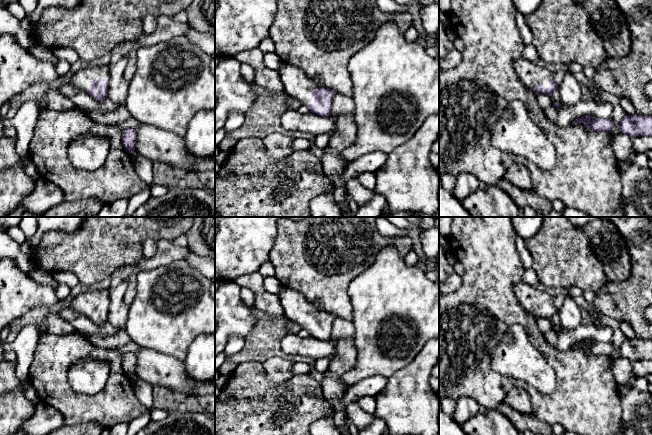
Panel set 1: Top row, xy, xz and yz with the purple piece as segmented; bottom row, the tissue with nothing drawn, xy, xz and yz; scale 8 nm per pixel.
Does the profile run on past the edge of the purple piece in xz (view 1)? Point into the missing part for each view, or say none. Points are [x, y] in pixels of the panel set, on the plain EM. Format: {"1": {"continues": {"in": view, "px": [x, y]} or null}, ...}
{"1": {"continues": {"in": "xz", "px": [297, 308]}}}

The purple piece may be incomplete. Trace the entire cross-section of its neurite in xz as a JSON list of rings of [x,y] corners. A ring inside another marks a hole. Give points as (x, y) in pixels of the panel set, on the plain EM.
[[[282,287],[277,296],[284,315],[290,321],[300,324],[314,338],[324,341],[331,339],[332,323],[335,319],[333,314],[319,310],[314,303],[293,288]]]

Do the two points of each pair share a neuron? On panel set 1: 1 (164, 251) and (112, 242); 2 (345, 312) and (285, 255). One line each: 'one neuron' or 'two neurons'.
1: two neurons
2: one neuron

